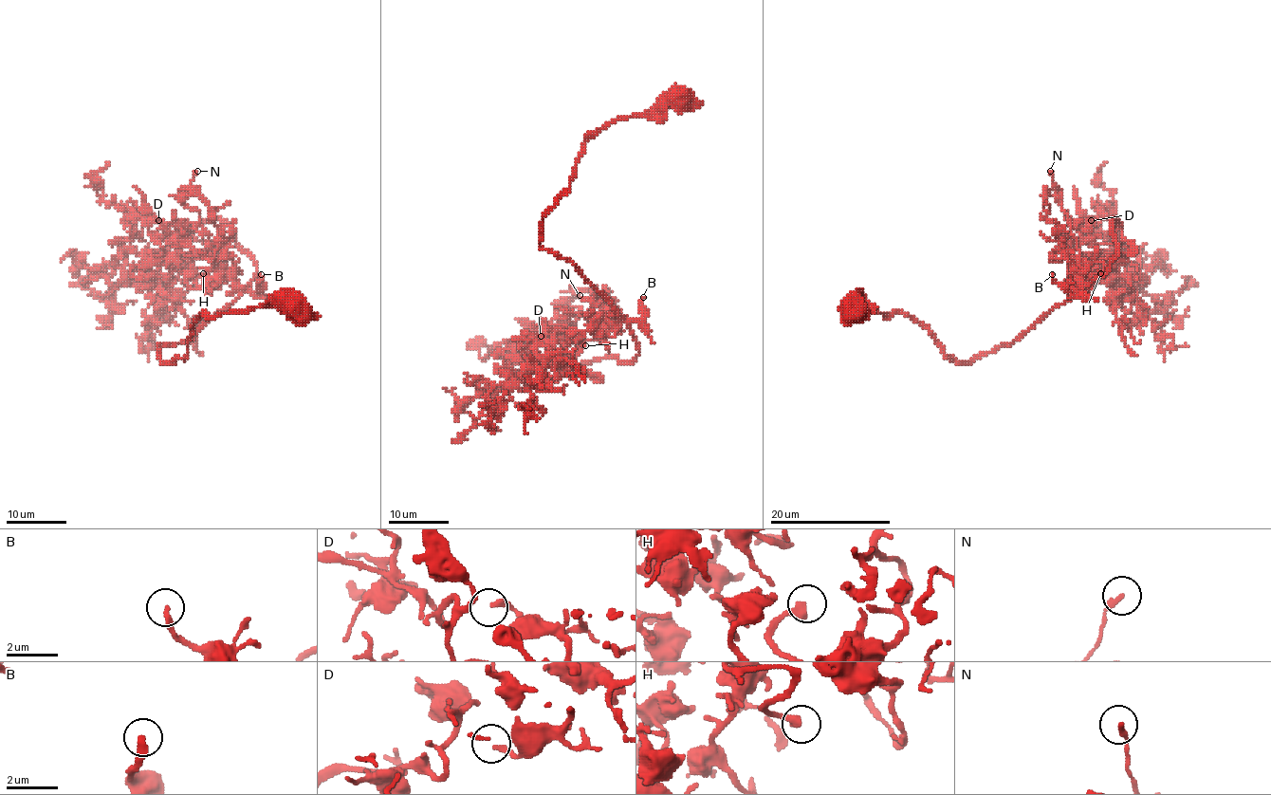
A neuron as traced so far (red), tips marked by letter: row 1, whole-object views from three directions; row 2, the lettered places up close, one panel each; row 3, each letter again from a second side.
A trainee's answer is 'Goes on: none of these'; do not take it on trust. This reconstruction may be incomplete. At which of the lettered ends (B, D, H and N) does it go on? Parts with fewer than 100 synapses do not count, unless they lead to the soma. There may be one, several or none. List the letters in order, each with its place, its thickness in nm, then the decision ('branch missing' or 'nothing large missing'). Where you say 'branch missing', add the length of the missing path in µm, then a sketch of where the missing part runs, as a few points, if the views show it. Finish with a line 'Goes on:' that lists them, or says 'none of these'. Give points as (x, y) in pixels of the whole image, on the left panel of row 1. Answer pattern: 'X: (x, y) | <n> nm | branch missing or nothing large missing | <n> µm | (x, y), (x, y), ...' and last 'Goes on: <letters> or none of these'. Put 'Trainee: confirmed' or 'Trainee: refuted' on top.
Trainee: refuted
B: (261, 274) | 280 nm | nothing large missing
D: (158, 220) | 180 nm | nothing large missing
H: (203, 273) | 360 nm | branch missing | 35 µm | (203, 273), (211, 304), (197, 305), (221, 307), (246, 324), (248, 350), (261, 353), (254, 352)
N: (197, 171) | 200 nm | nothing large missing
Goes on: H

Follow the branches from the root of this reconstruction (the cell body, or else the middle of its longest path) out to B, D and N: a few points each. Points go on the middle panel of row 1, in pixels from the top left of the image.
B: (682, 98), (598, 129), (542, 221), (541, 246), (566, 258), (626, 321), (643, 317), (643, 297)
D: (682, 98), (598, 129), (542, 221), (541, 246), (628, 320), (603, 341), (541, 336)
N: (682, 98), (598, 129), (543, 217), (541, 246), (628, 320), (595, 325), (566, 305), (580, 295)

